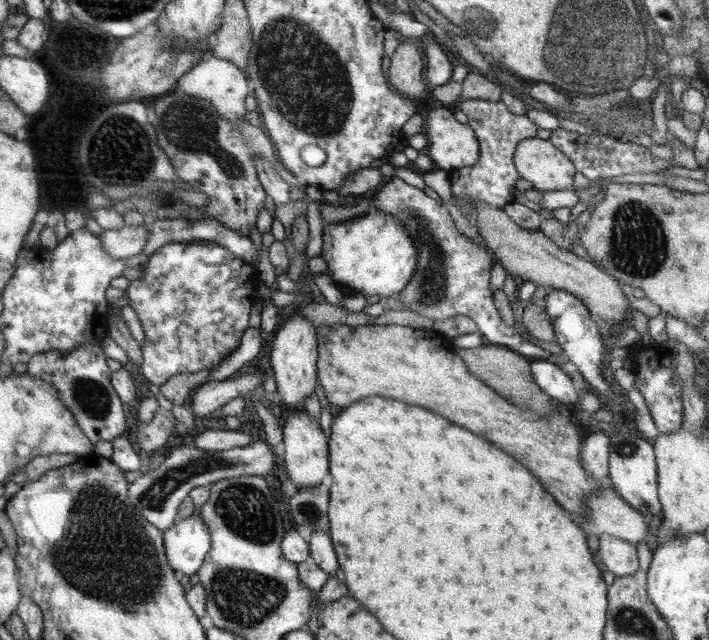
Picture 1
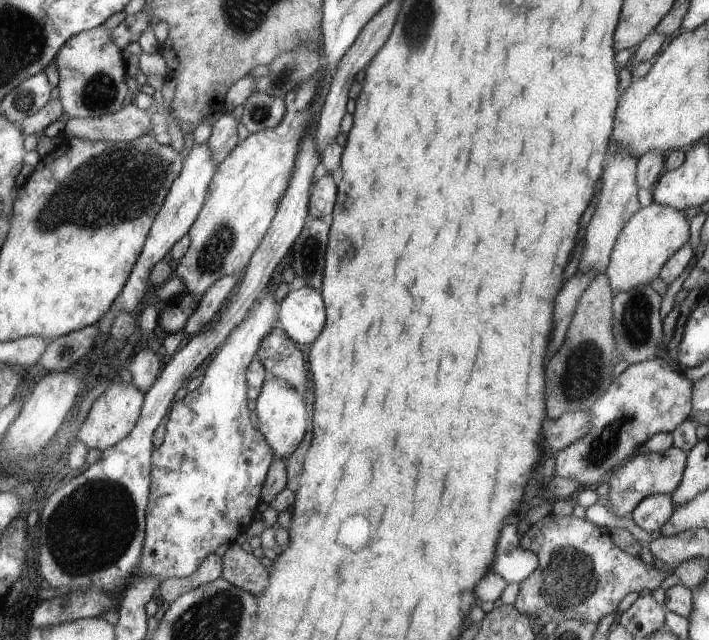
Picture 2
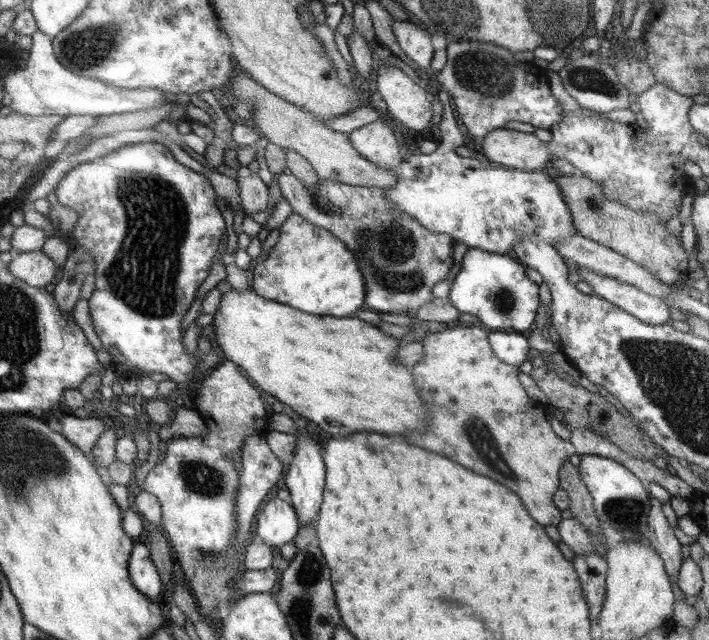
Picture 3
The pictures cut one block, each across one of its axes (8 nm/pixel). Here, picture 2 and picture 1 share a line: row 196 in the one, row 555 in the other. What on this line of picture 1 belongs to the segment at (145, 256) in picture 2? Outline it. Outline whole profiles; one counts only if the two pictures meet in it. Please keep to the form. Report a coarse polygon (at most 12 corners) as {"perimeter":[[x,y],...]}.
{"perimeter":[[200,514],[164,531],[174,570],[192,576],[205,562],[212,535]]}

